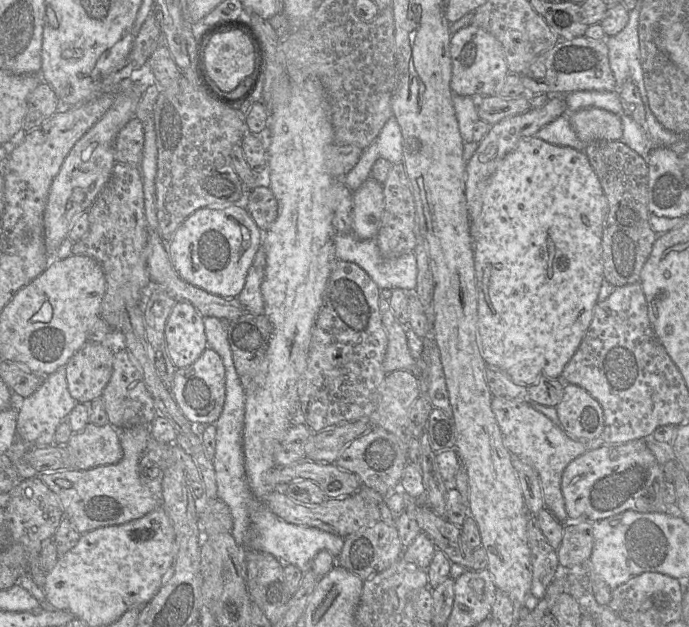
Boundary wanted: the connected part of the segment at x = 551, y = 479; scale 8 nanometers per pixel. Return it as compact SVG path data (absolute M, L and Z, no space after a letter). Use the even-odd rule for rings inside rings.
M493 396L491 409L507 450L511 455L519 457L537 471L545 508L561 523L571 522L568 519L561 491L562 473L572 460L590 449L604 445L602 441L579 441L571 438L560 426L555 425L548 417L535 410L529 400Z

